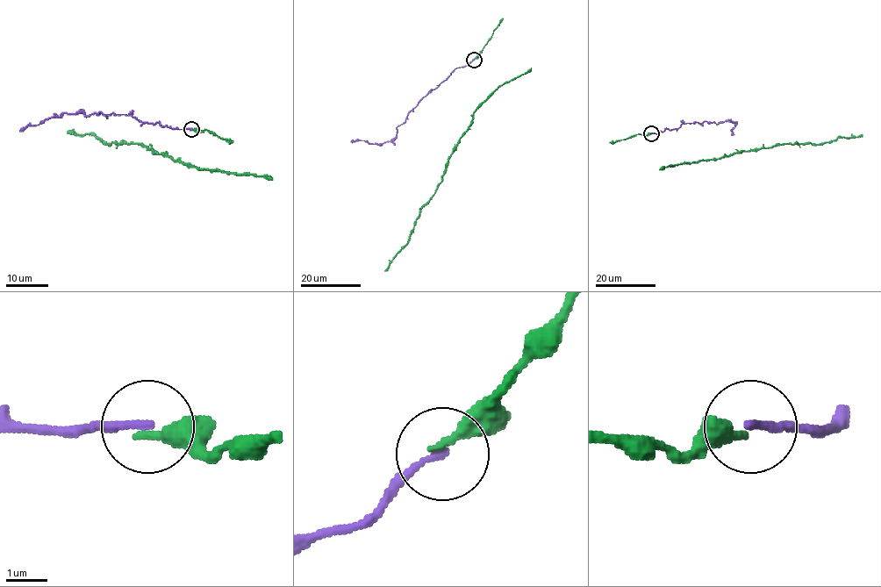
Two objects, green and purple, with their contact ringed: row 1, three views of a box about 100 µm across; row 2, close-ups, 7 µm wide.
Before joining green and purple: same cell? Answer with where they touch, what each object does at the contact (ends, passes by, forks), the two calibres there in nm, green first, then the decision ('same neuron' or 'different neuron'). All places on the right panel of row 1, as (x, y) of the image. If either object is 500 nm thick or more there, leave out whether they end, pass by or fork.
at (651, 133); green ends there; purple ends there; 300 nm thick on the green side, 180 nm on the other; same neuron

